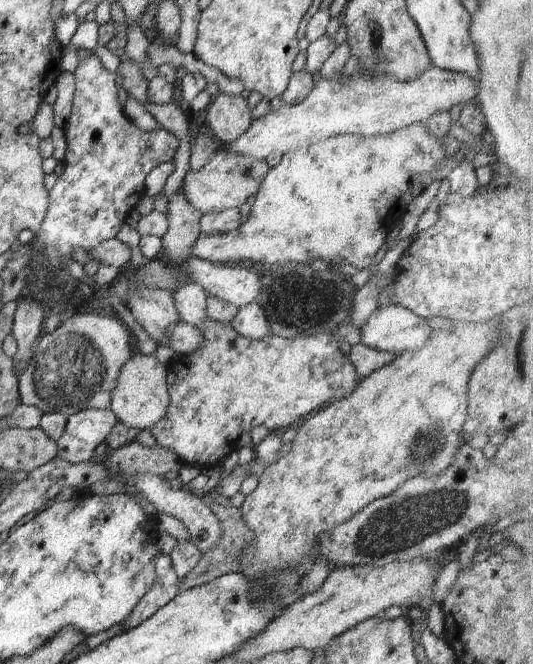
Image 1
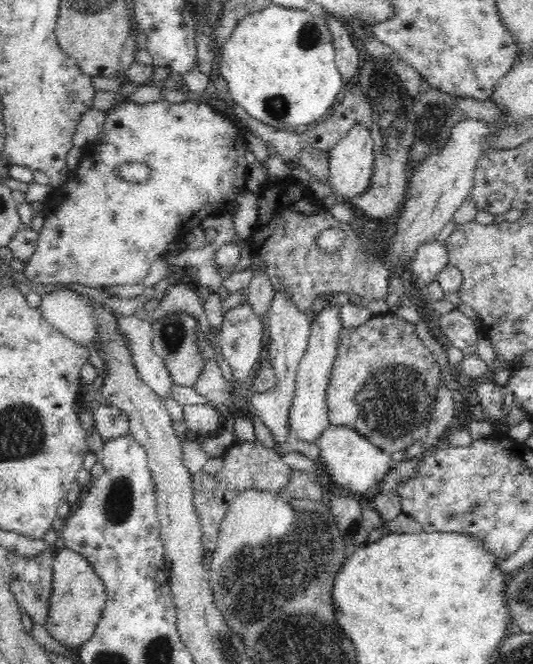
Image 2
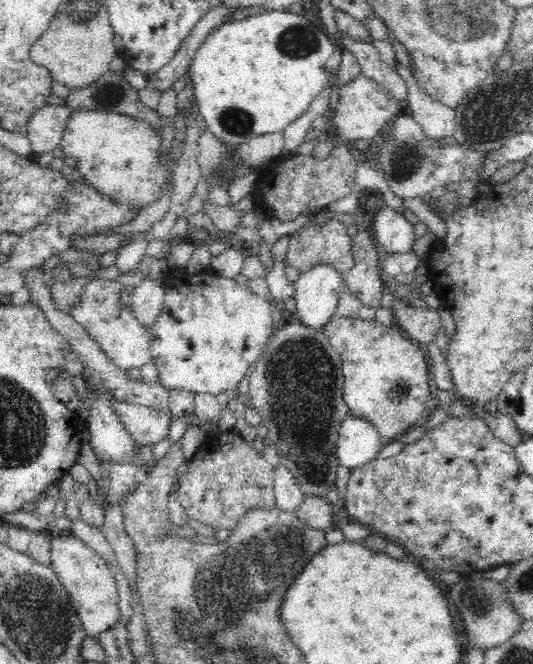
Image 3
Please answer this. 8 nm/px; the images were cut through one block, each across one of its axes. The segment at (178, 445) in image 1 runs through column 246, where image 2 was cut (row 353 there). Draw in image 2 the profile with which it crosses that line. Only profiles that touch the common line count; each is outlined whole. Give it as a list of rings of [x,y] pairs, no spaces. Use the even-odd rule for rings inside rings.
[[[390,312],[384,314],[374,314],[374,316],[367,320],[364,324],[359,327],[350,328],[343,327],[342,332],[340,332],[339,342],[338,342],[338,355],[331,370],[329,384],[327,388],[327,407],[329,410],[329,421],[334,426],[339,427],[350,427],[353,428],[362,436],[366,437],[374,446],[381,448],[382,452],[386,452],[391,455],[393,452],[398,452],[398,450],[406,450],[410,445],[414,444],[416,440],[423,440],[427,435],[429,424],[431,421],[431,416],[436,404],[436,396],[440,390],[441,371],[440,366],[434,361],[434,356],[428,347],[424,346],[422,341],[418,339],[416,333],[414,333],[415,326],[406,321],[405,319],[398,319],[398,317],[393,317]]]

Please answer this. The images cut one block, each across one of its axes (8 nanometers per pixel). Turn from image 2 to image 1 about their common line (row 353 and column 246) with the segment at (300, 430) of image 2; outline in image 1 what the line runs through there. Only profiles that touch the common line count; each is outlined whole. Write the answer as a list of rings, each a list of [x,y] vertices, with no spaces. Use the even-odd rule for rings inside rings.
[[[256,303],[241,307],[231,323],[231,326],[248,339],[264,339],[271,333],[263,309]]]

